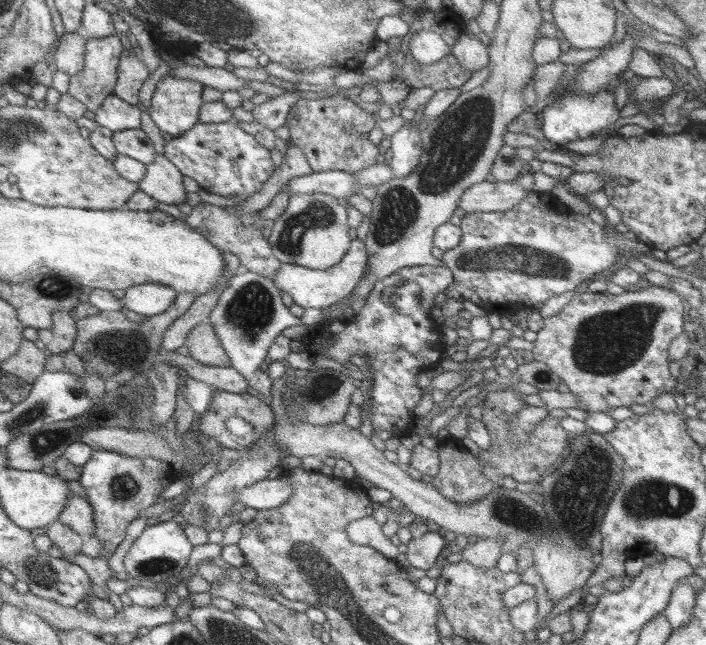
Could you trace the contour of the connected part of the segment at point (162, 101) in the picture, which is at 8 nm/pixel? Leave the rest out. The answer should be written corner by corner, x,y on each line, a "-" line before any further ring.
168,75
155,86
149,113
157,129
178,137
199,124
199,110
204,103
202,84

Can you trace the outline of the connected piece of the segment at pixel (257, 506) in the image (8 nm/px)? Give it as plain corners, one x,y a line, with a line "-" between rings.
280,476
274,480
260,480
240,494
236,494
236,503
244,504
258,512
271,512
292,496
292,487
288,478

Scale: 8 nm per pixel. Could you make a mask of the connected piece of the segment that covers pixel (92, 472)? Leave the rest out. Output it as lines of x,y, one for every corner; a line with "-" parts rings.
110,450
94,451
82,466
79,482
88,496
87,502
94,512
94,538
100,539
100,557
109,560
126,536
128,525
138,519
141,510
156,503
156,498
174,479
173,467
160,459
118,454

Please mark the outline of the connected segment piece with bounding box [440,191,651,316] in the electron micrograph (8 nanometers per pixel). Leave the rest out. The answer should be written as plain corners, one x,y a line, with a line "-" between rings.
529,191
529,195
521,200
514,208
505,210
504,212
486,212
486,213
466,213
461,218
461,224
459,225
462,231
460,242
452,249
447,250
442,254
440,265
450,270
453,275
453,283
448,287
445,292
454,299
458,298
460,301
468,300
473,302
486,310
487,313
496,313
499,316
507,316
518,313
523,307
531,307
533,304
544,304
551,296
559,296
574,290
584,280
593,280
596,274
600,274
603,271
612,268
617,263
623,263
623,260
633,258
637,253
633,254
632,250
638,250
638,252
644,252
649,254
650,248
647,243
642,241
630,241
626,239
623,234
610,233
607,227
602,227
596,222
592,221
588,215
580,215
571,210
568,206
558,200
552,195
552,193
544,193
538,191

